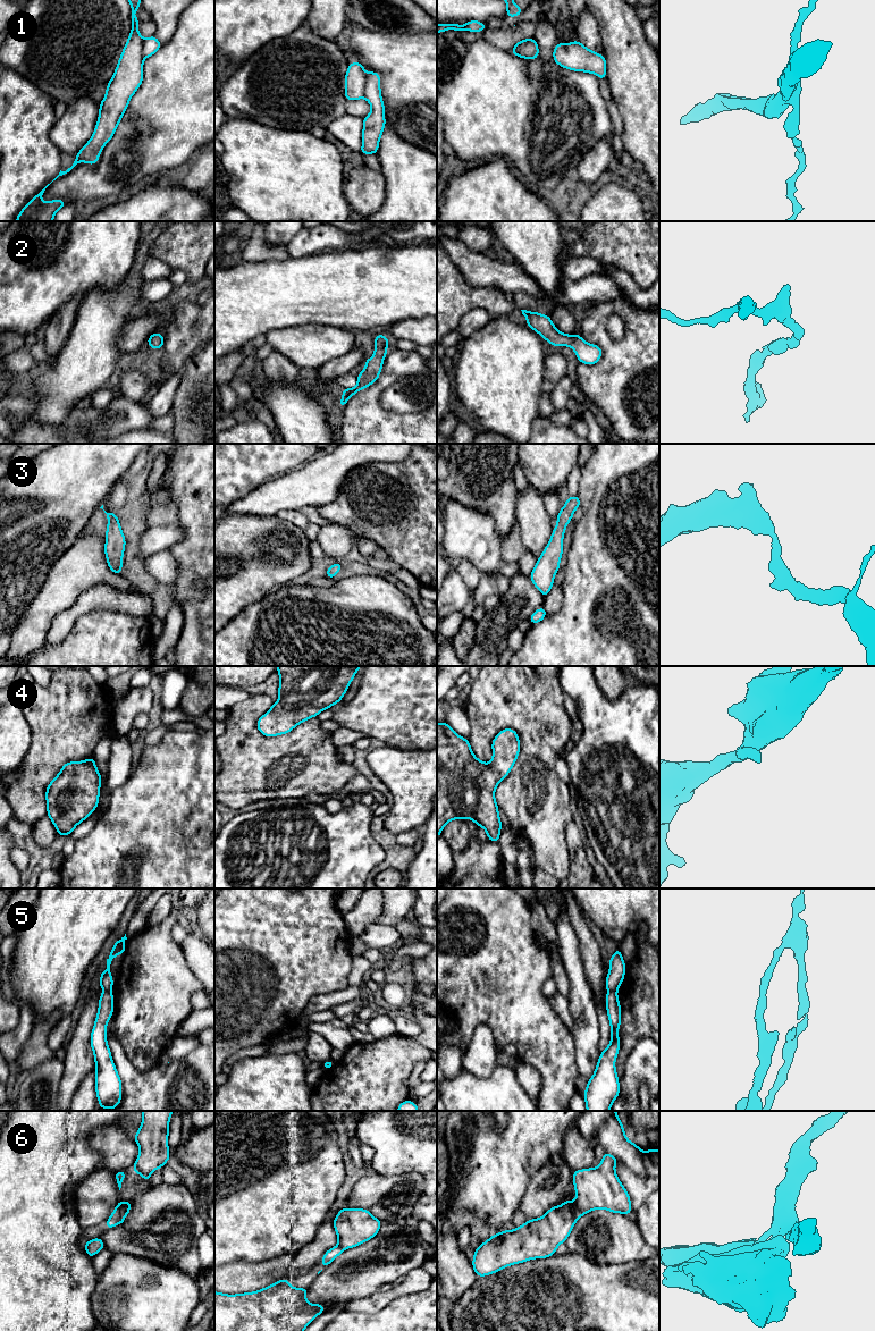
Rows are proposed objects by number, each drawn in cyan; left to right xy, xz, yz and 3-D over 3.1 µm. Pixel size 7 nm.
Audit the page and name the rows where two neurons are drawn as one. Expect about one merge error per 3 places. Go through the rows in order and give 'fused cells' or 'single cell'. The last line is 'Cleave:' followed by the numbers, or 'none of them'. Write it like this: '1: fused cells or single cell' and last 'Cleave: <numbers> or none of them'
1: fused cells
2: single cell
3: single cell
4: single cell
5: single cell
6: fused cells
Cleave: 1, 6

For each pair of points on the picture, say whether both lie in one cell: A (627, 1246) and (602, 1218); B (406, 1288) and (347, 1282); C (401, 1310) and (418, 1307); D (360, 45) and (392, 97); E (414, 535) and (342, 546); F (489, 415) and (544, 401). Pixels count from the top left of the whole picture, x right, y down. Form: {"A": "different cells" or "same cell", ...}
{"A": "same cell", "B": "different cells", "C": "same cell", "D": "same cell", "E": "different cells", "F": "different cells"}

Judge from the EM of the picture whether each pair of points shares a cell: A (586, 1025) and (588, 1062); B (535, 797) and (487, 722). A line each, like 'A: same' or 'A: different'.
A: same
B: same

